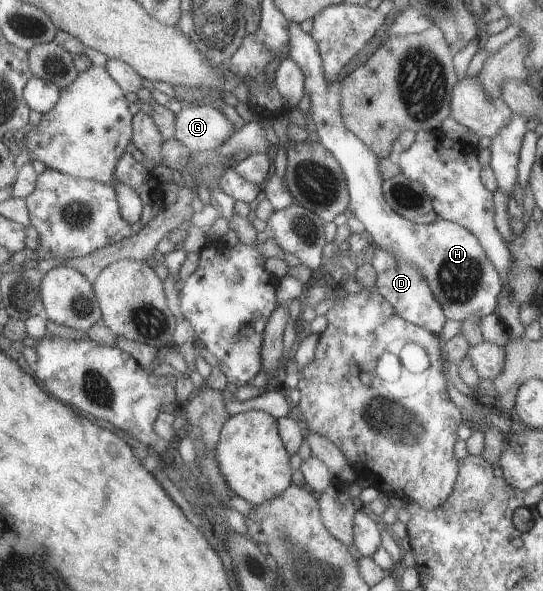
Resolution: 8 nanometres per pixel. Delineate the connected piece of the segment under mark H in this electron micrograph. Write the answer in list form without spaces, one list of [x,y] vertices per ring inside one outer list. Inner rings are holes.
[[[289,22],[289,51],[288,56],[295,61],[303,74],[304,93],[310,99],[310,114],[312,122],[316,127],[318,142],[339,162],[345,176],[346,186],[348,187],[348,208],[352,215],[355,216],[364,225],[367,234],[373,238],[373,243],[396,258],[403,258],[406,262],[411,262],[425,278],[429,289],[433,292],[434,298],[440,305],[441,313],[445,319],[454,319],[455,321],[467,320],[475,321],[484,315],[491,313],[495,309],[495,304],[499,293],[502,291],[500,286],[500,277],[495,271],[493,264],[486,258],[478,239],[464,227],[457,225],[457,222],[448,222],[439,216],[430,224],[418,224],[404,217],[401,217],[385,201],[382,194],[382,182],[379,171],[379,160],[373,151],[358,138],[347,130],[342,122],[340,114],[340,85],[342,79],[348,76],[354,69],[351,63],[349,66],[343,66],[334,80],[328,82],[324,78],[322,70],[322,59],[320,58],[315,40],[301,30],[299,24]]]

